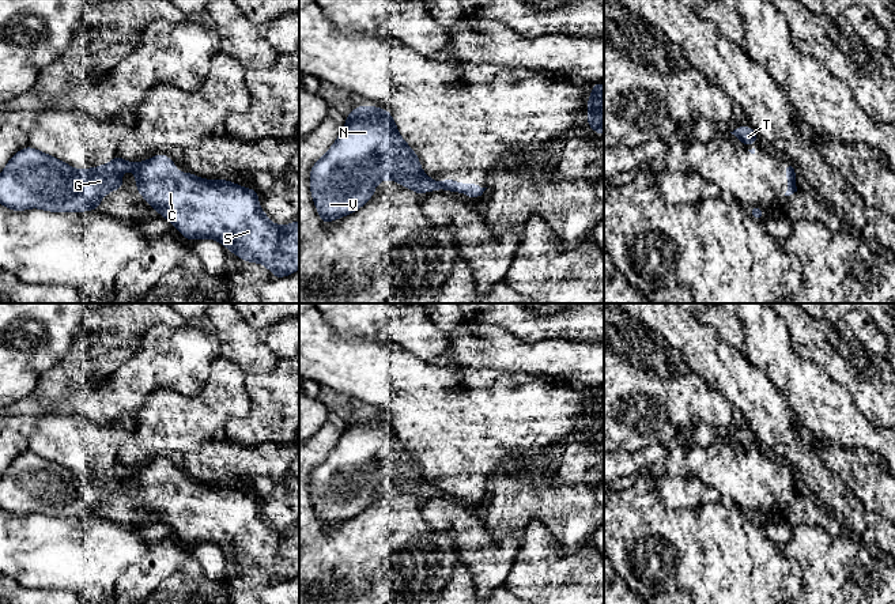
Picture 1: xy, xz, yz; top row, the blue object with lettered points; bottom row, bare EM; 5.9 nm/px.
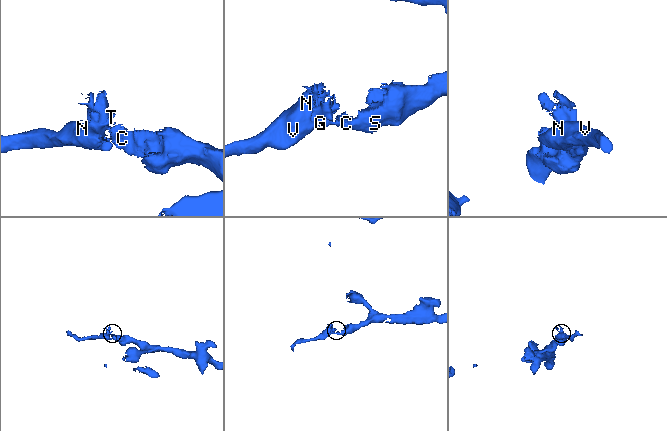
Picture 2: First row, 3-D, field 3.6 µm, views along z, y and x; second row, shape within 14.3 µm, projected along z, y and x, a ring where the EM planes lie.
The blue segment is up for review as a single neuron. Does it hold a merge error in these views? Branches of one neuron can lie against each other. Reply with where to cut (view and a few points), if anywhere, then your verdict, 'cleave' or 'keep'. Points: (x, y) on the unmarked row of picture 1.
cut in xy along (140, 468), (132, 475); cleave

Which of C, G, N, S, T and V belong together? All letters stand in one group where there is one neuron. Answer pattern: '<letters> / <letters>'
C S / G N T V

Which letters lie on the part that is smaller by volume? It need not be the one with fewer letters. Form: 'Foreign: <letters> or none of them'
Foreign: G, N, T, V

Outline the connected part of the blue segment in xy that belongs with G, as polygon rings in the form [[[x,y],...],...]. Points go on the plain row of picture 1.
[[[33,452],[19,454],[0,479],[0,509],[14,516],[41,513],[50,517],[83,517],[99,514],[101,503],[124,492],[121,476],[136,475],[140,467],[126,467],[118,458],[99,472],[78,475]]]

